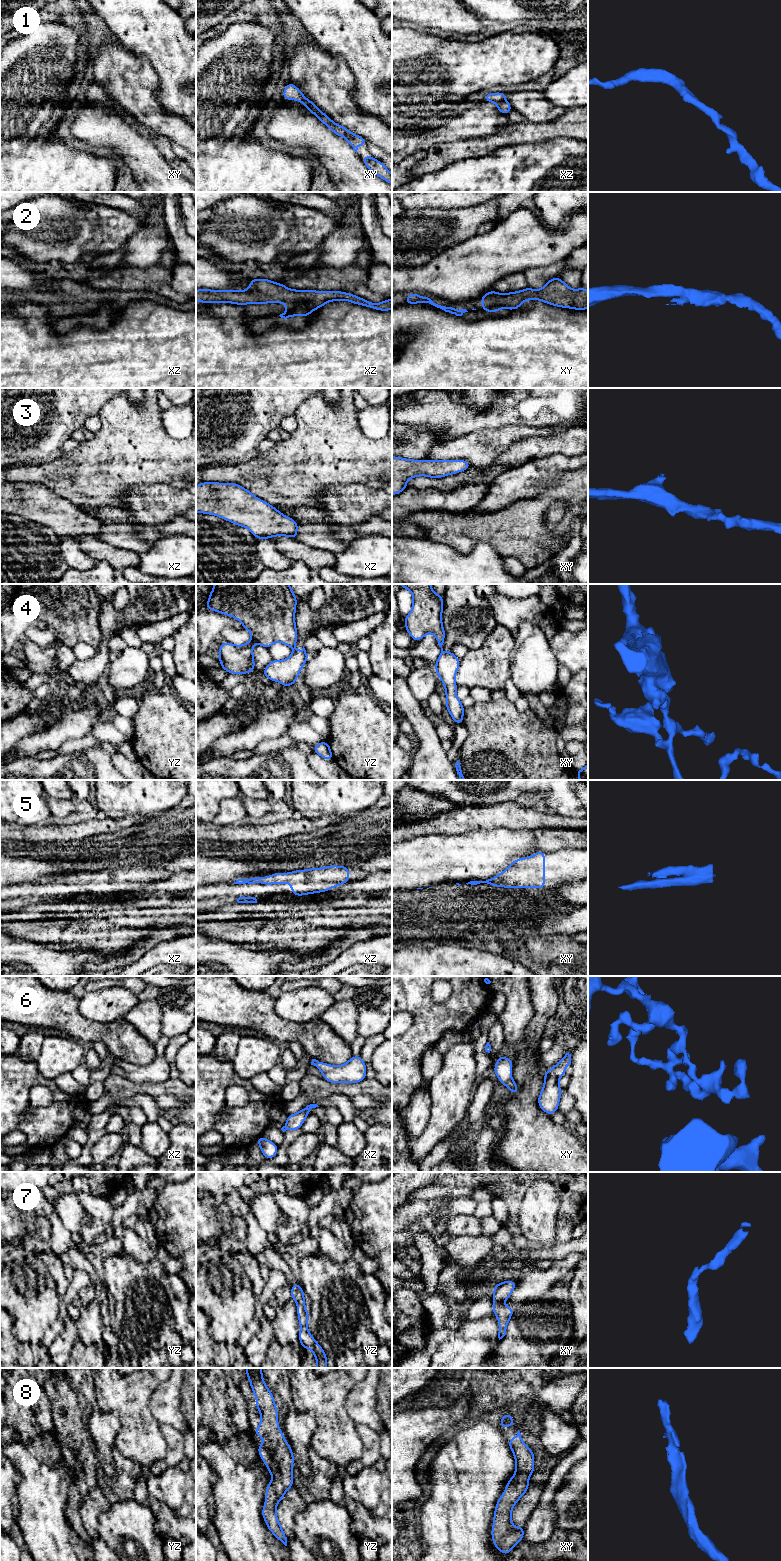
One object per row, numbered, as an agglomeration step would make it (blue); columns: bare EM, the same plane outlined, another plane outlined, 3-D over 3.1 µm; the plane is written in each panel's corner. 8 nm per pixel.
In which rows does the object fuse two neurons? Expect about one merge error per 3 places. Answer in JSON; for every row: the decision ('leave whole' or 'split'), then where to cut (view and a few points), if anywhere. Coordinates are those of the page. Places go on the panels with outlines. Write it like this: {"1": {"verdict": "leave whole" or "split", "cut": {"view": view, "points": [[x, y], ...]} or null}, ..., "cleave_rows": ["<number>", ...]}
{"1": {"verdict": "leave whole", "cut": null}, "2": {"verdict": "split", "cut": {"view": "xz", "points": [[287, 310], [299, 304], [304, 304], [309, 313]]}}, "3": {"verdict": "leave whole", "cut": null}, "4": {"verdict": "split", "cut": {"view": "yz", "points": [[294, 646], [292, 648]]}}, "5": {"verdict": "leave whole", "cut": null}, "6": {"verdict": "leave whole", "cut": null}, "7": {"verdict": "leave whole", "cut": null}, "8": {"verdict": "leave whole", "cut": null}, "cleave_rows": ["2", "4"]}

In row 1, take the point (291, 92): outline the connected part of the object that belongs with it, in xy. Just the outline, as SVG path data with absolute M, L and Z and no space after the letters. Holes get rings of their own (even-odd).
M291 82L285 86L282 96L284 100L297 100L304 104L306 108L323 124L329 127L334 134L344 137L350 143L351 147L356 153L359 145L366 145L368 143L365 138L355 135L345 127L333 122L329 116L323 113L313 101L308 100L299 90L299 88L293 85Z

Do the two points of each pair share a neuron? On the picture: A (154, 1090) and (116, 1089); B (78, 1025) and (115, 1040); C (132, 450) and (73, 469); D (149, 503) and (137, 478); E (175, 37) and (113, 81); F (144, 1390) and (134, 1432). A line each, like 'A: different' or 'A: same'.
A: same
B: same
C: same
D: different
E: different
F: same

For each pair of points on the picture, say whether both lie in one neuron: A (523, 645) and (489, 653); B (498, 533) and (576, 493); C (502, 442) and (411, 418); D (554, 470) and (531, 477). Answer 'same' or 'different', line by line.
A: different
B: same
C: different
D: same

